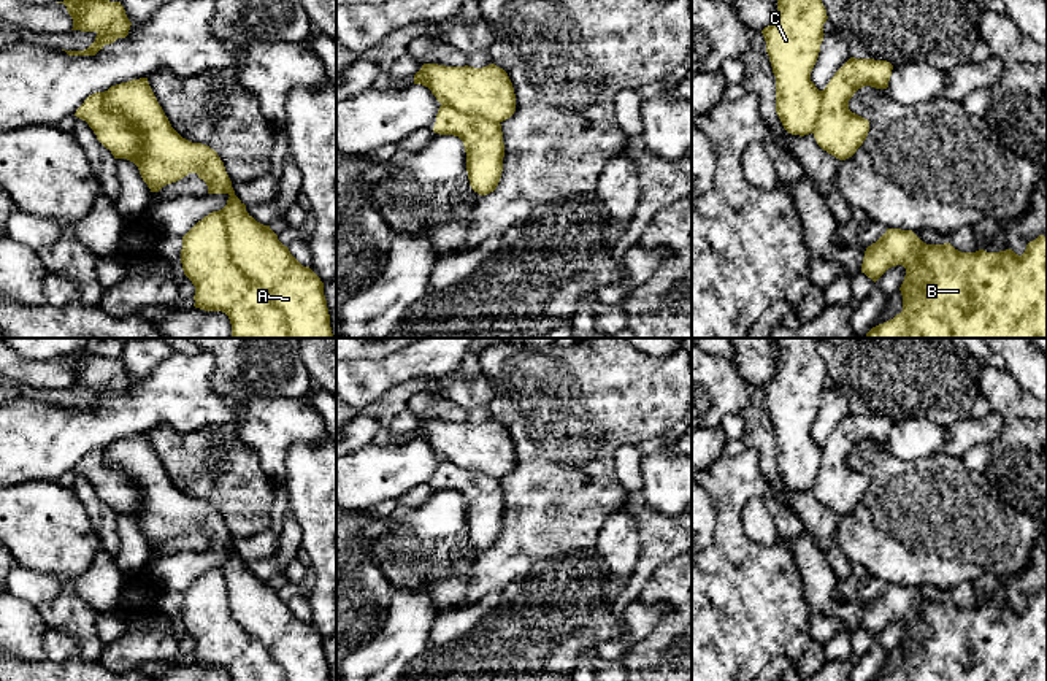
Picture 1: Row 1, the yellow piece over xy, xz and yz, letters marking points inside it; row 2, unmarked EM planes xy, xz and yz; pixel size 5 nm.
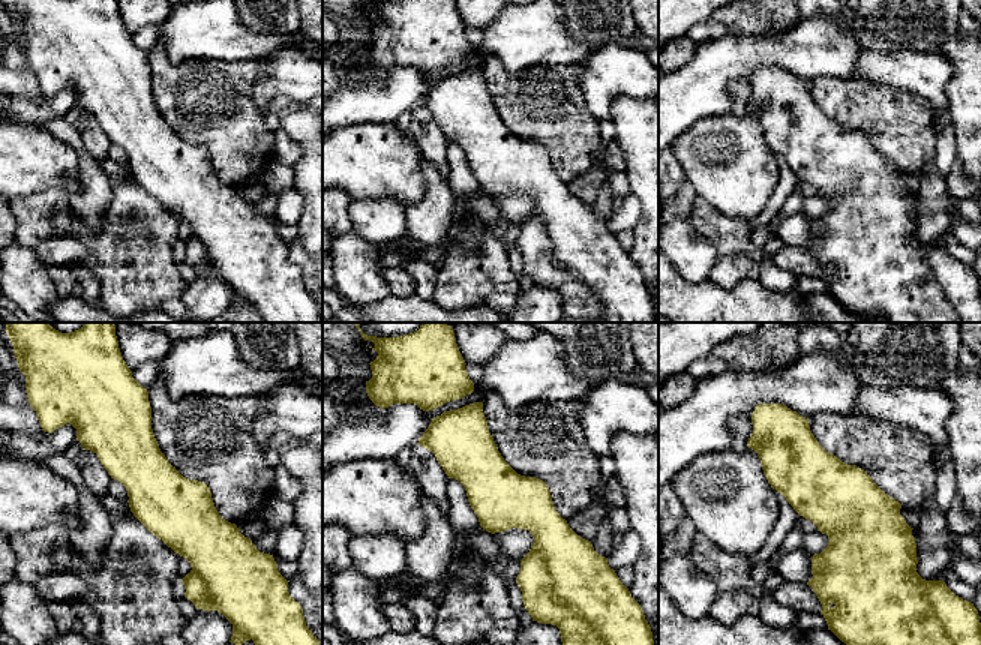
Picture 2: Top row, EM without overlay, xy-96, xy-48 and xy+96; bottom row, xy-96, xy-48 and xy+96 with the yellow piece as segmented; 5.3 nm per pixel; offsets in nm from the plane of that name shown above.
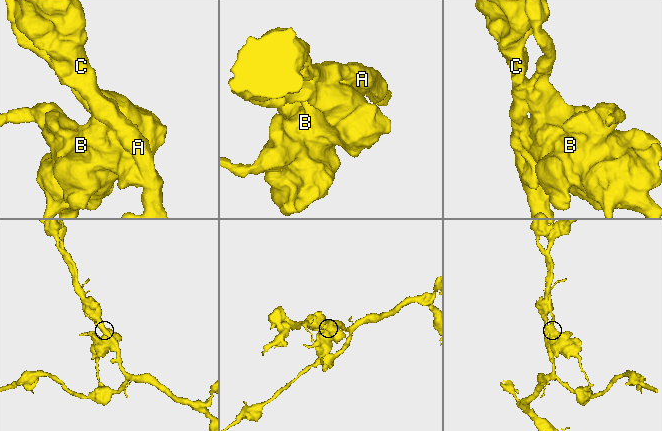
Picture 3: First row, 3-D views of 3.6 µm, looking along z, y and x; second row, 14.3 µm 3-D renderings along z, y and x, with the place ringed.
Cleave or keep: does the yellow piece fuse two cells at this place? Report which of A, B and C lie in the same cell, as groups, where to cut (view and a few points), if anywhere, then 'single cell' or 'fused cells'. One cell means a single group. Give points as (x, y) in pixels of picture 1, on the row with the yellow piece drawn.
A C / B | xy (218, 211), (224, 221), (230, 259), (281, 313), (289, 337) | fused cells

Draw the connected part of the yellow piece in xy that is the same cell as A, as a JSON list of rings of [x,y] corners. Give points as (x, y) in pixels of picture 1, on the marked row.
[[[148,78],[132,79],[111,86],[103,92],[111,110],[125,116],[140,132],[143,148],[138,156],[138,170],[151,192],[159,192],[163,186],[176,183],[189,173],[197,173],[208,186],[208,194],[228,194],[227,205],[219,210],[225,222],[232,262],[257,286],[263,289],[271,303],[282,313],[289,327],[289,338],[333,338],[330,314],[324,295],[324,283],[309,268],[303,267],[284,246],[278,235],[257,222],[246,205],[235,195],[232,181],[224,162],[214,149],[201,143],[182,138],[170,124],[159,105]]]

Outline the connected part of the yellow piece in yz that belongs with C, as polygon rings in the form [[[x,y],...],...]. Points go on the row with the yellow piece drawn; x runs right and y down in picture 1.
[[[777,0],[774,21],[761,30],[776,76],[776,113],[792,135],[812,133],[820,113],[822,90],[811,81],[811,71],[820,52],[826,19],[822,0]]]

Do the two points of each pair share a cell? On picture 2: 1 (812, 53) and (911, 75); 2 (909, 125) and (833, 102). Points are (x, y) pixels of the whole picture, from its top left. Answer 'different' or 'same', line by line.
1: different
2: same

